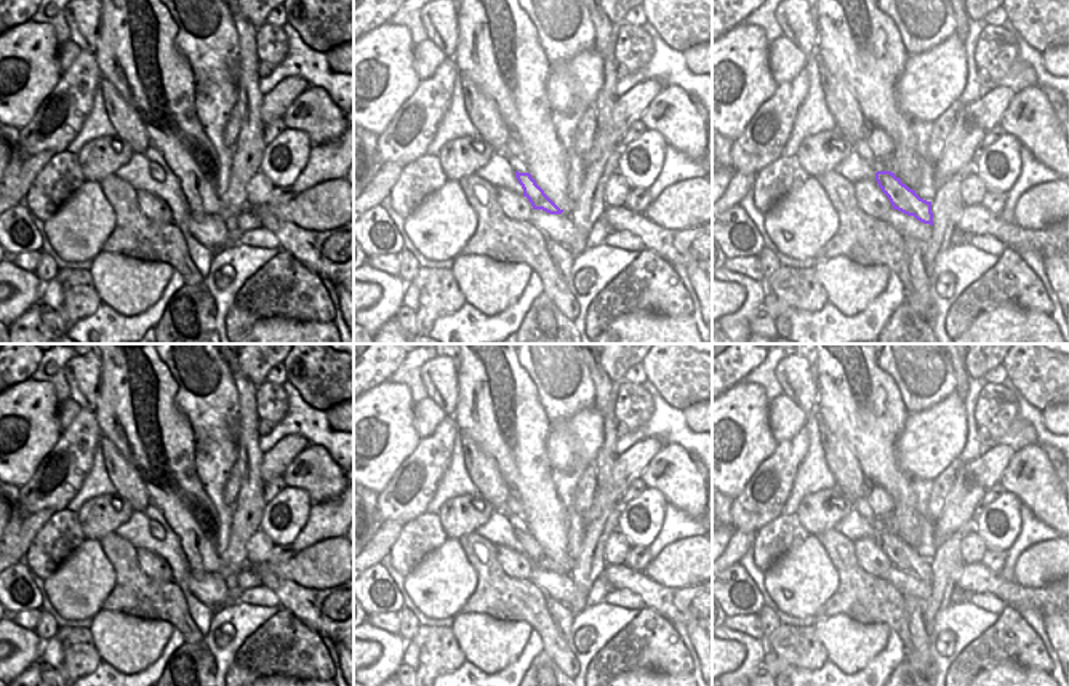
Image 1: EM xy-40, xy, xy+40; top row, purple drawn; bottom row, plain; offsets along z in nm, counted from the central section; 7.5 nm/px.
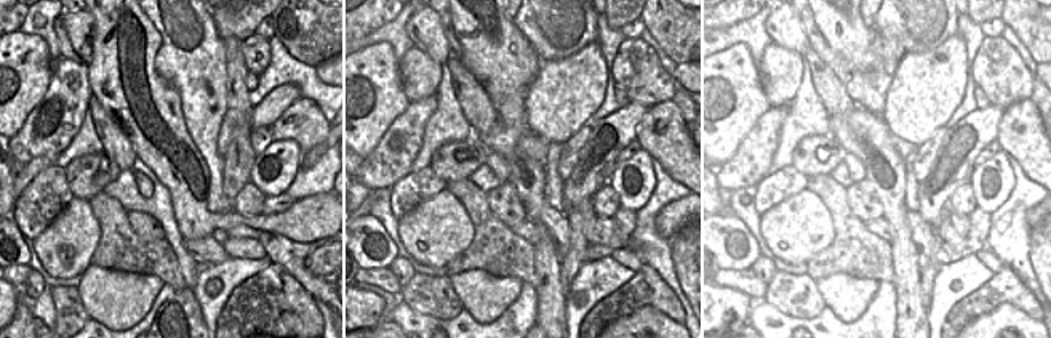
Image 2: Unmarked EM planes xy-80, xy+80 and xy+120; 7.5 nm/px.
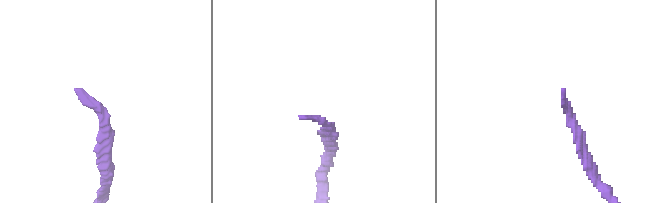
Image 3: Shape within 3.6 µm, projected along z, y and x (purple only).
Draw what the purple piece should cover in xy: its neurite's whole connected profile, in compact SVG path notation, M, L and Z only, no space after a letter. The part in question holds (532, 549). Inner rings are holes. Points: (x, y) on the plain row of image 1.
M515 529L515 536L518 542L523 547L523 555L528 556L533 568L543 568L549 572L562 572L563 568L560 568L546 552L544 548L536 542L536 539L531 536L530 531L518 531Z

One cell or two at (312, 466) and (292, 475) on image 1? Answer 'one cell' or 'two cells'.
one cell

